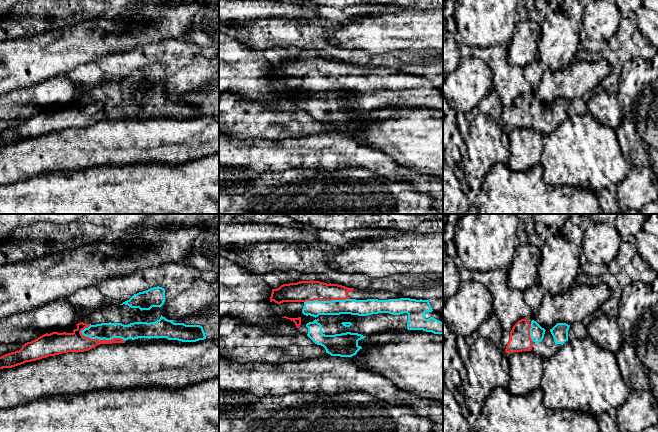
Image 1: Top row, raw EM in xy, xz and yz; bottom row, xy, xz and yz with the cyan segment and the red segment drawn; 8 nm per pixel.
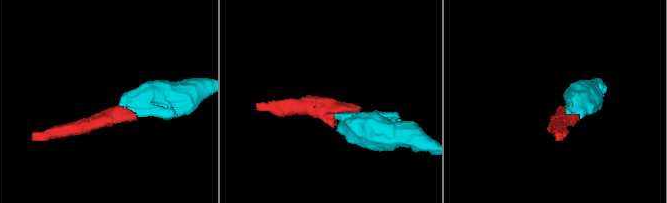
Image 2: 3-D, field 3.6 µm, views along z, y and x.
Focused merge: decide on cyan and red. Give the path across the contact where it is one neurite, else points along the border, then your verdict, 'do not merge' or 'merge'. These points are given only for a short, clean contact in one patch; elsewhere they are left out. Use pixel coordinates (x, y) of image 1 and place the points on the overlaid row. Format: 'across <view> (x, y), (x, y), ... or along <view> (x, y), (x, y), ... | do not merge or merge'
across xy (107, 331), (102, 339), (82, 339), (71, 342) | merge

